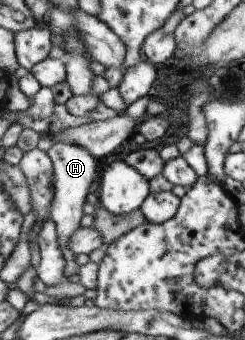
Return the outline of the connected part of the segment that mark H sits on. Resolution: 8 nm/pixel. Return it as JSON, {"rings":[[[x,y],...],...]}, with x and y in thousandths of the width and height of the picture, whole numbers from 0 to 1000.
{"rings":[[[253,421],[220,424],[196,444],[224,491],[220,574],[204,600],[208,641],[233,662],[241,724],[265,765],[265,815],[318,809],[335,785],[314,765],[318,747],[290,729],[298,691],[331,671],[351,579],[376,559],[376,544],[400,515],[400,465],[339,426]]]}

